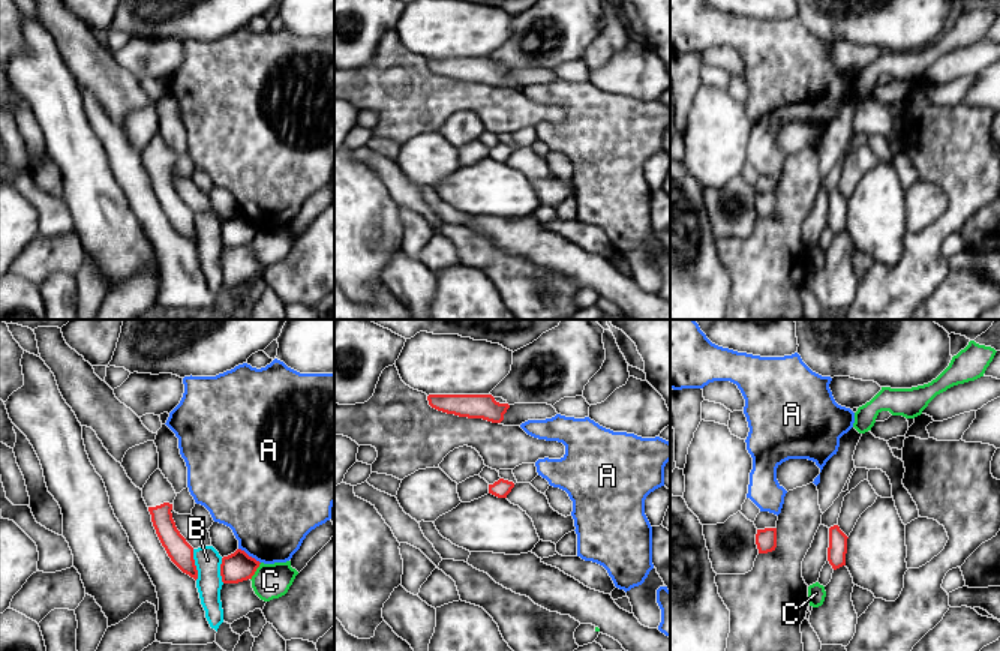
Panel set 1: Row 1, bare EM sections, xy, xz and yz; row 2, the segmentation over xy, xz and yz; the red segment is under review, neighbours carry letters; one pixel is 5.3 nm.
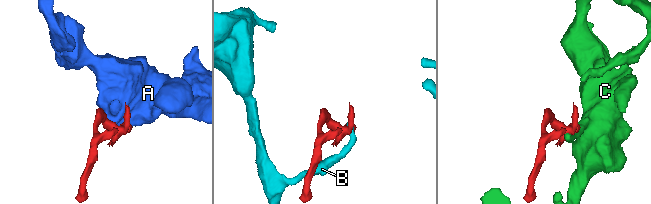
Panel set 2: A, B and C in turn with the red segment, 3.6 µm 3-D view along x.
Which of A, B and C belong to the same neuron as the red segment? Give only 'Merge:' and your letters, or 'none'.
Merge: none

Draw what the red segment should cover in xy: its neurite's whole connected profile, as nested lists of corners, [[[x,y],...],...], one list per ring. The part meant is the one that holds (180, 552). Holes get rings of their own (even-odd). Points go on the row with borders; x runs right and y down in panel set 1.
[[[157,468],[141,490],[156,534],[168,556],[183,573],[196,580],[198,570],[193,560],[193,548],[180,534],[172,519],[171,510],[177,496],[172,484]]]

